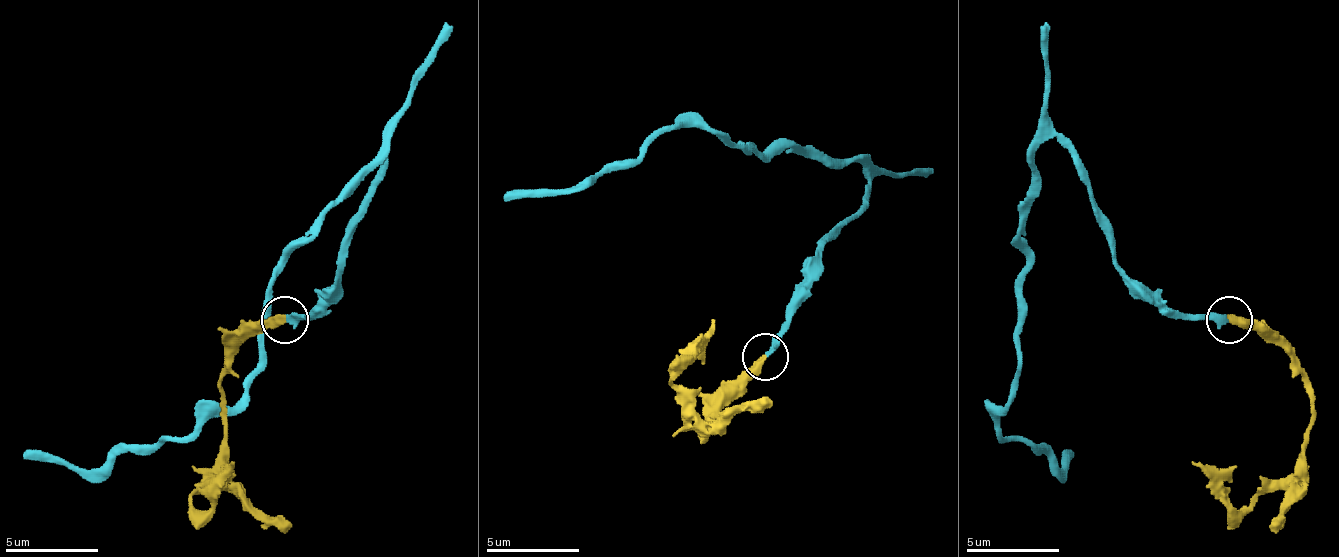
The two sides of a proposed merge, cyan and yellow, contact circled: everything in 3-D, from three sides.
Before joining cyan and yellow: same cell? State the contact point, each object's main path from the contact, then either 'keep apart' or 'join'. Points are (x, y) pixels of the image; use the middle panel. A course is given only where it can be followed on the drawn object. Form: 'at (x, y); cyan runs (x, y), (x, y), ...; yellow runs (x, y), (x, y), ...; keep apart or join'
at (765, 357); cyan runs (764, 358), (824, 241), (862, 204), (857, 162), (741, 148), (675, 125), (568, 190), (503, 200); yellow runs (764, 358), (699, 432), (708, 437), (708, 432), (671, 386), (689, 362), (689, 348), (713, 321); join

